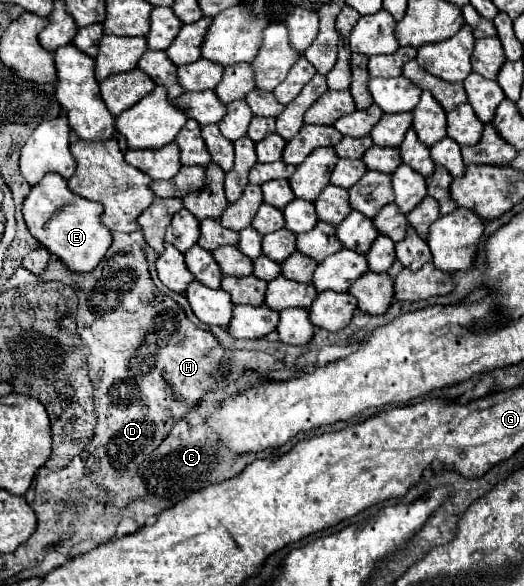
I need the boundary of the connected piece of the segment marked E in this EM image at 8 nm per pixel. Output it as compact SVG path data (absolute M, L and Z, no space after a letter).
M46 173L46 177L32 187L24 201L24 221L32 233L52 255L62 259L70 271L86 273L94 269L106 255L112 233L100 221L102 203L88 201L68 189L68 181L58 173Z

